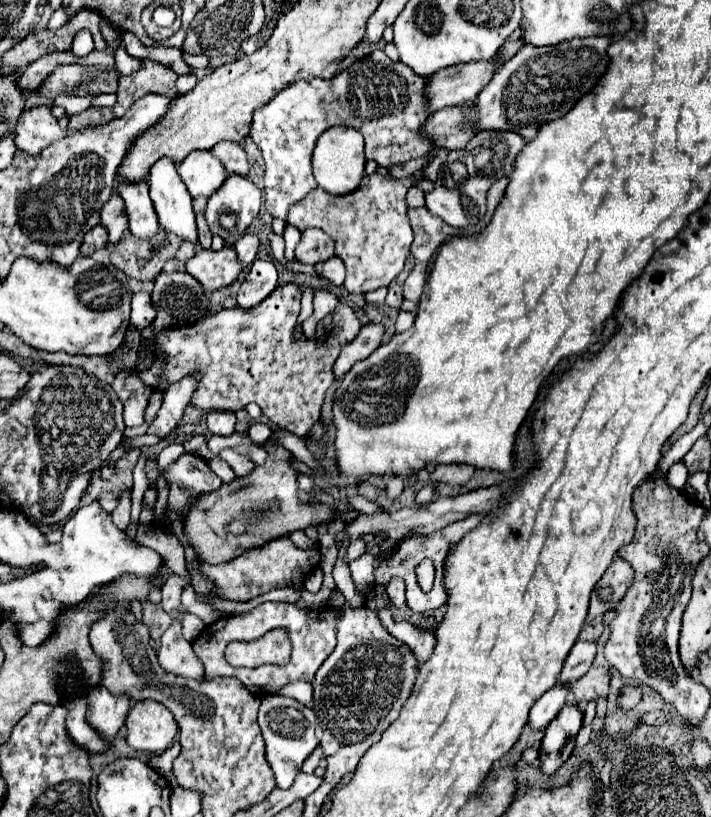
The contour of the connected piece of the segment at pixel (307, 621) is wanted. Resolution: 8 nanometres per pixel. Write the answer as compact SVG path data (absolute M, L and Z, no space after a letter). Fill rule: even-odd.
M264 602L248 614L224 616L216 620L214 624L206 626L202 634L194 640L194 654L204 664L204 680L212 680L216 676L236 676L254 696L268 696L284 688L286 684L292 684L298 680L304 680L304 682L314 680L316 670L334 652L336 622L338 622L338 616L334 614L334 608L330 606L322 606L316 610L302 610L296 604L288 604L288 602ZM274 628L286 628L290 632L292 658L286 666L264 666L262 670L244 670L244 668L232 668L226 662L224 650L230 642L256 640Z

